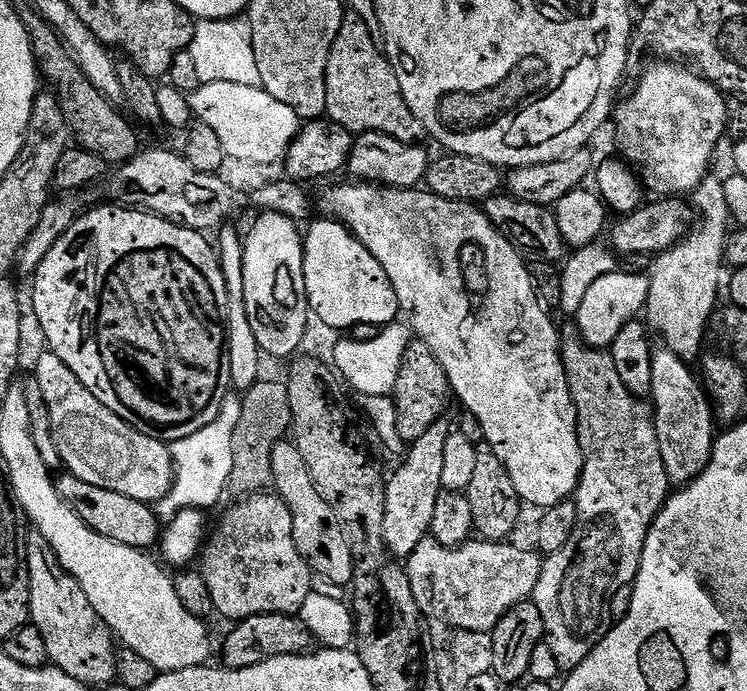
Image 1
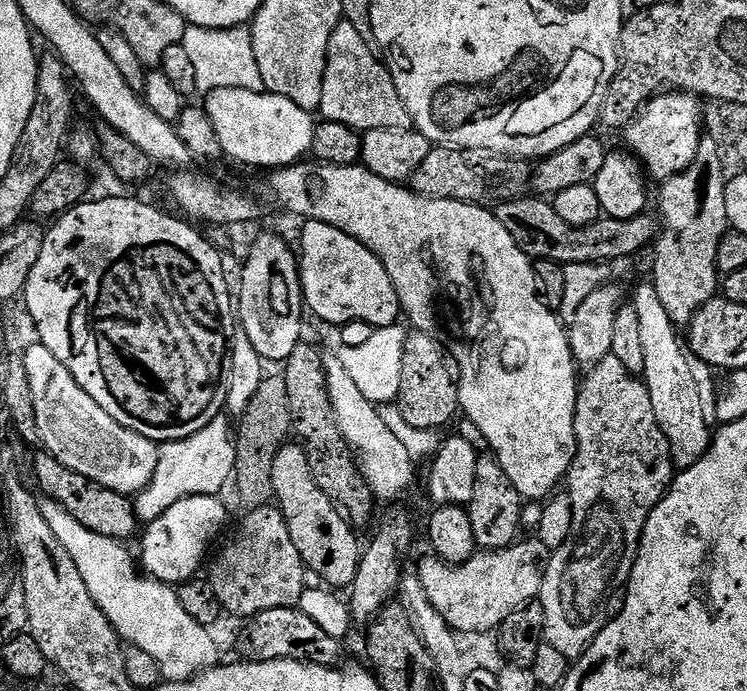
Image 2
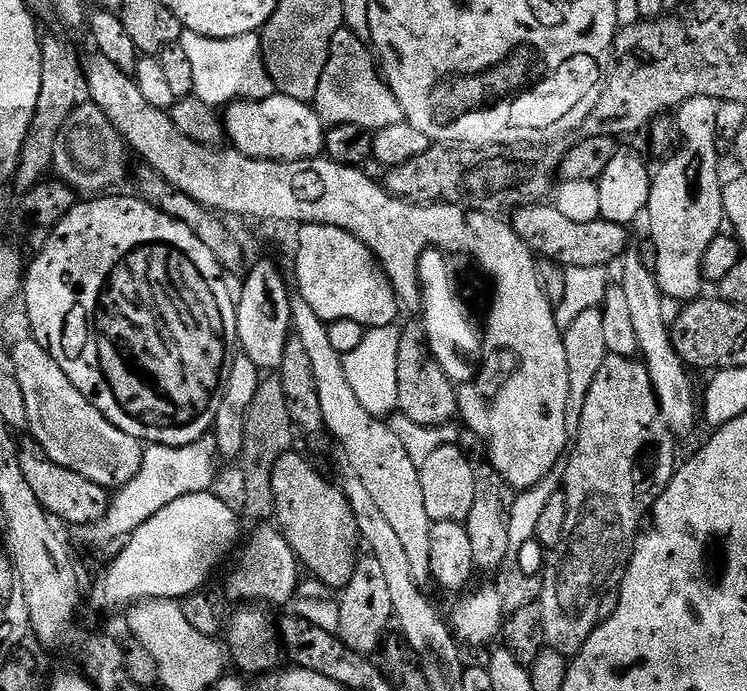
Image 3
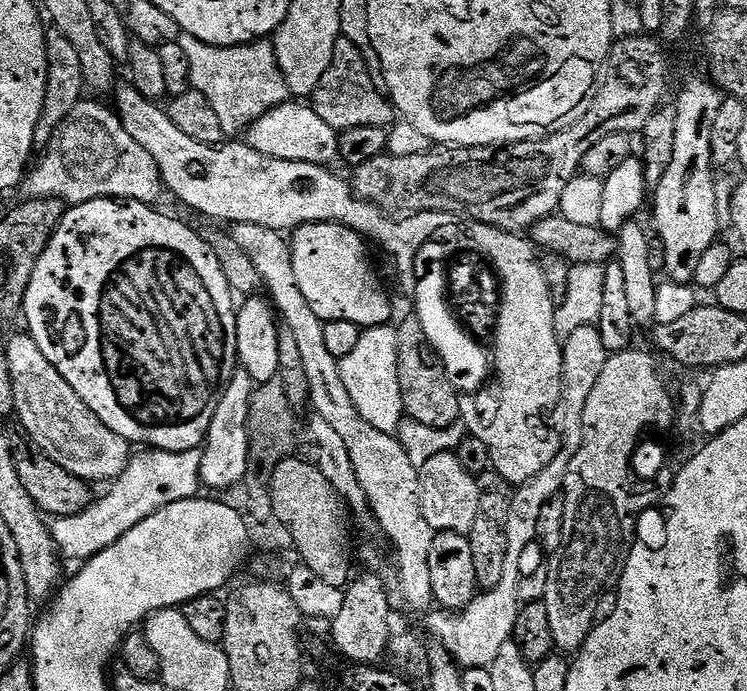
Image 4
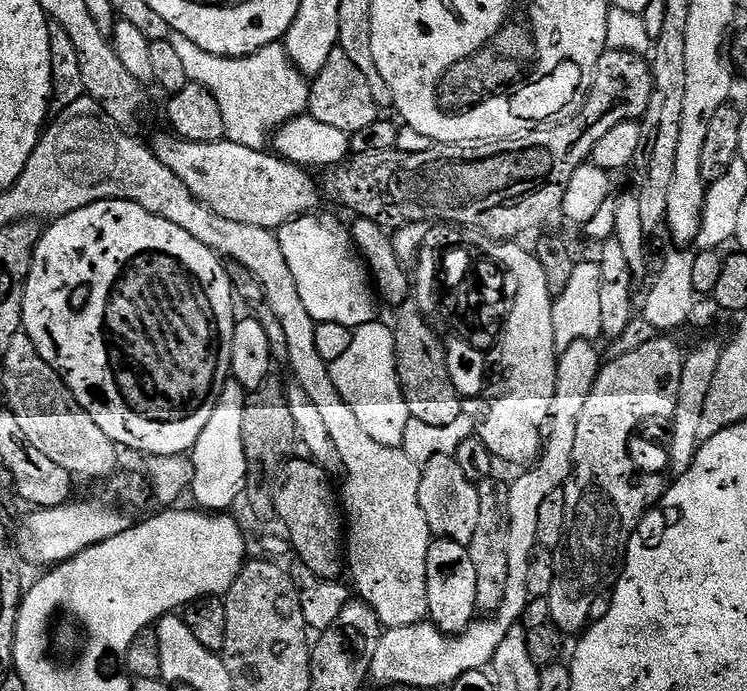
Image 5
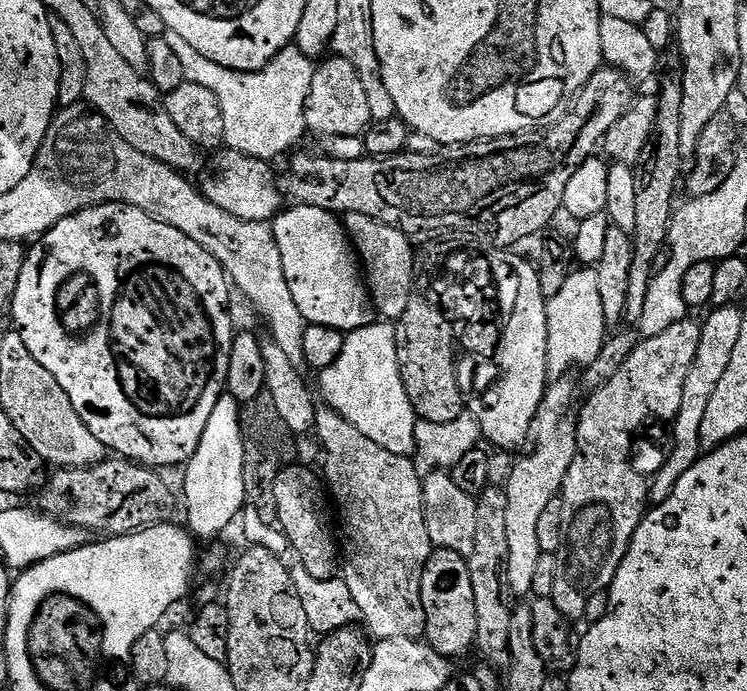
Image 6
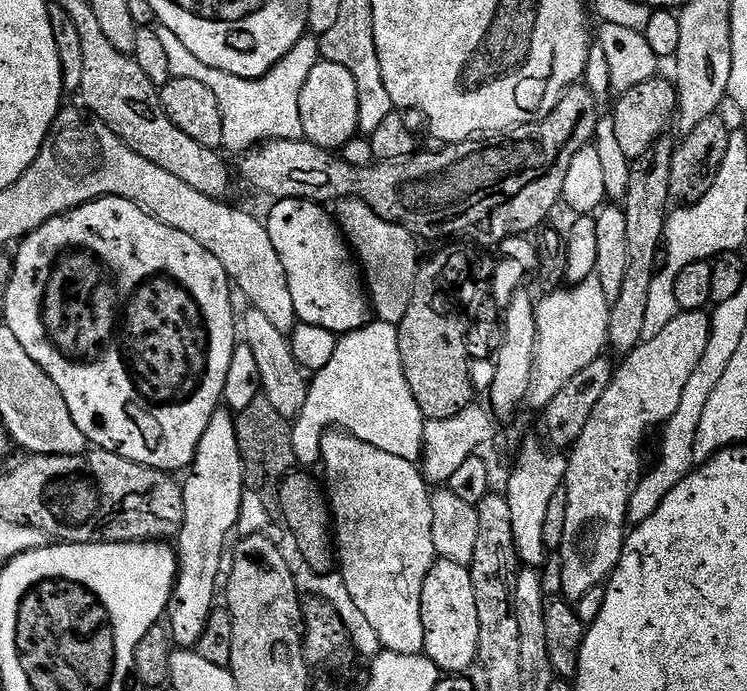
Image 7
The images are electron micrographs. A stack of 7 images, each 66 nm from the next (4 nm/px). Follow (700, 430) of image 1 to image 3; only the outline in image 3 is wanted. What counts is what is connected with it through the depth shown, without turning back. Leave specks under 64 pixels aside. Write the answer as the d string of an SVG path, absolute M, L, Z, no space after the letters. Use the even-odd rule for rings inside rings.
M636 250L629 251L623 257L624 277L618 280L618 287L626 290L626 299L630 306L630 315L634 325L634 331L638 333L639 355L642 362L648 367L650 382L656 397L660 403L660 413L666 422L666 426L677 437L683 438L687 432L696 428L696 416L698 420L698 388L692 385L689 369L678 358L678 354L672 345L670 321L664 317L665 295L660 291L656 281L655 272L646 270L642 266L642 260Z

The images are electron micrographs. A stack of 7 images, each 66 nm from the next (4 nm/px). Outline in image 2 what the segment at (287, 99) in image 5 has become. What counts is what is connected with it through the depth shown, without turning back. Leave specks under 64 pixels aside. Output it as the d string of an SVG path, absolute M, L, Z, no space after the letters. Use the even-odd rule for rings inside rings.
M185 27L184 48L190 54L194 75L198 78L198 89L207 94L219 88L265 91L262 74L258 70L258 58L254 58L252 29L242 28L193 28Z

